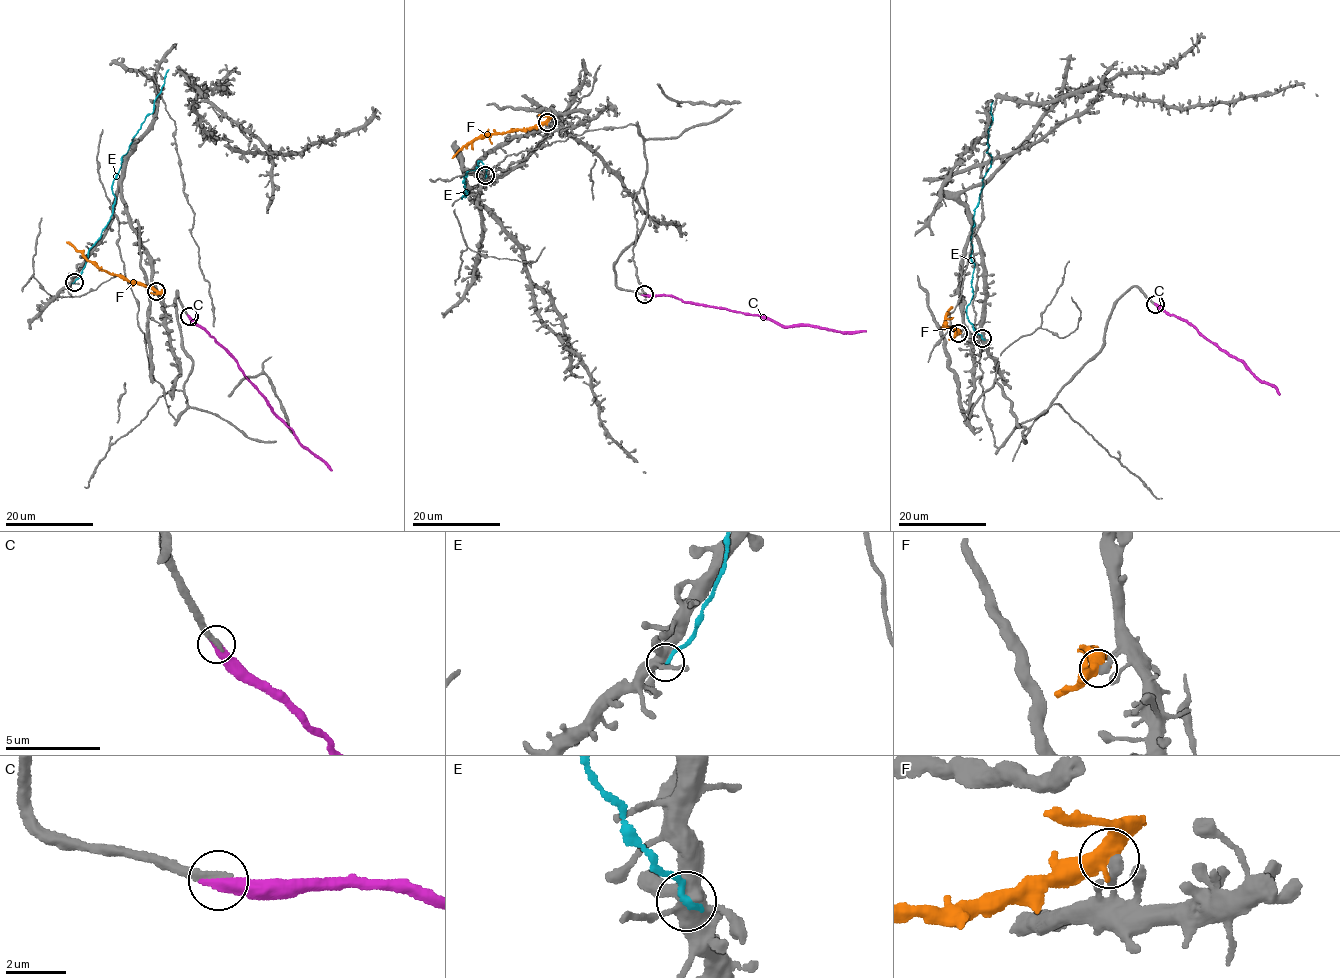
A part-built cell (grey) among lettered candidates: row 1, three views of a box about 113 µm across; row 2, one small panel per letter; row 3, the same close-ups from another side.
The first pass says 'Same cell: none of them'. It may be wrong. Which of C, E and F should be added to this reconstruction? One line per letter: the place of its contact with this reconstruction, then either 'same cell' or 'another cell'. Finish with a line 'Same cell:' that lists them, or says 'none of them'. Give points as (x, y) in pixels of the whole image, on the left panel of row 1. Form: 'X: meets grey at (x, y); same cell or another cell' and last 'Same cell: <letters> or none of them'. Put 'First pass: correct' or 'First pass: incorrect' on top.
First pass: incorrect
C: meets grey at (189, 316); same cell
E: meets grey at (74, 282); another cell
F: meets grey at (156, 291); another cell
Same cell: C

